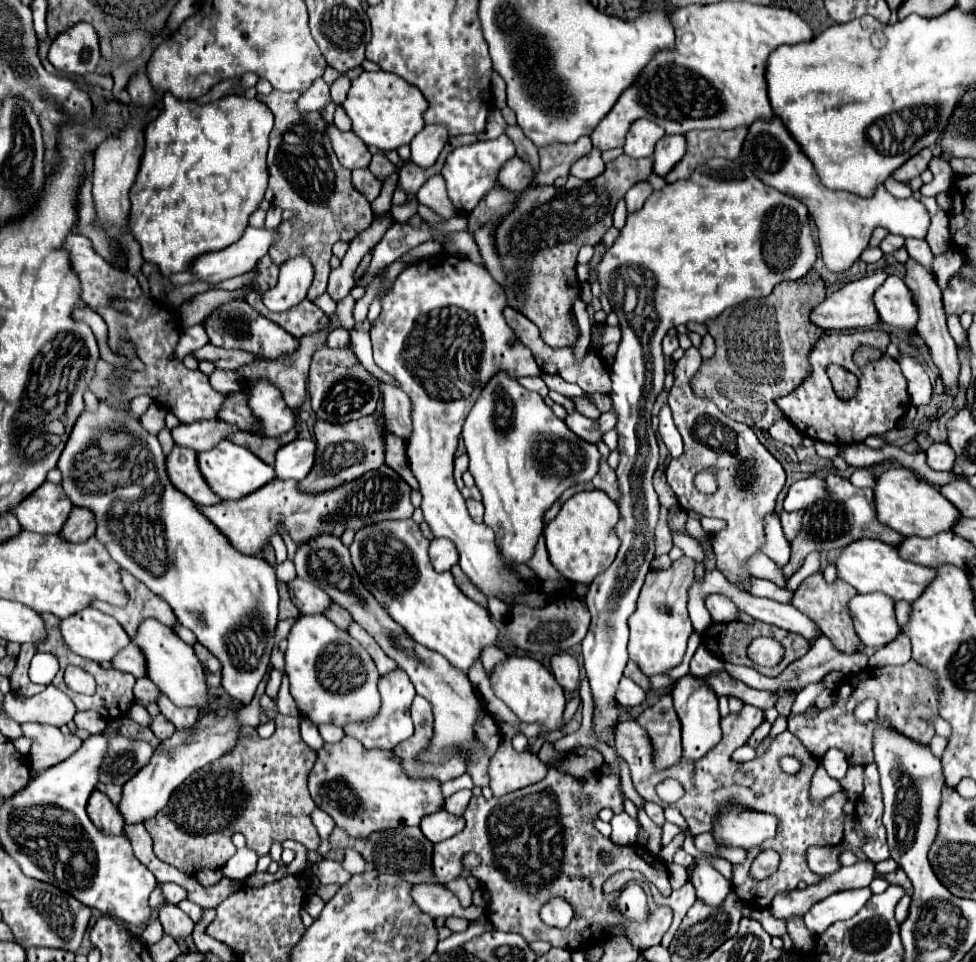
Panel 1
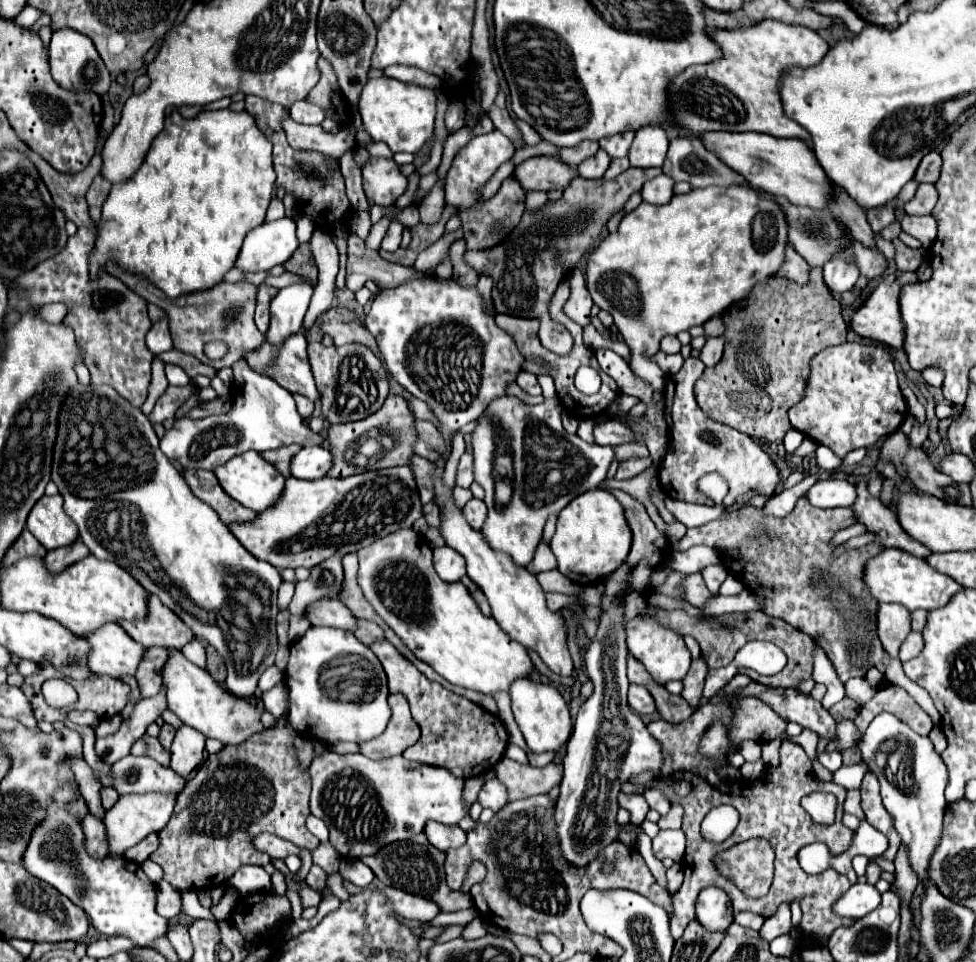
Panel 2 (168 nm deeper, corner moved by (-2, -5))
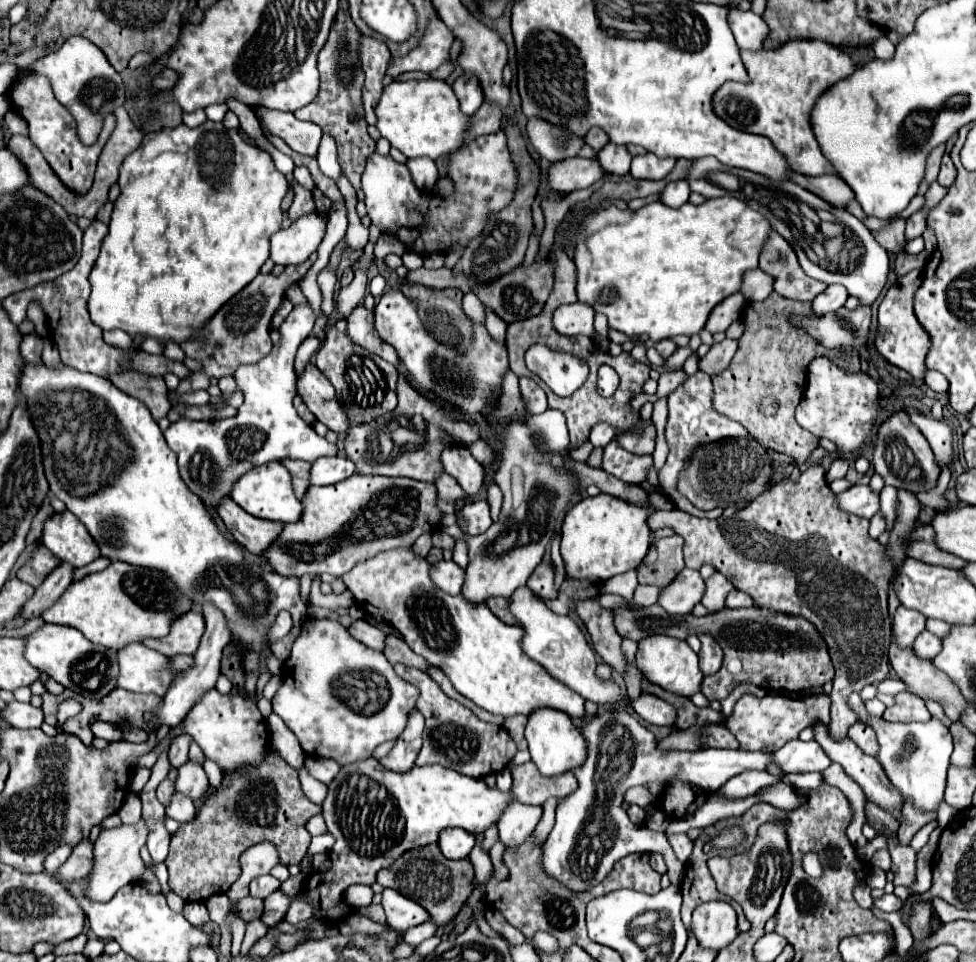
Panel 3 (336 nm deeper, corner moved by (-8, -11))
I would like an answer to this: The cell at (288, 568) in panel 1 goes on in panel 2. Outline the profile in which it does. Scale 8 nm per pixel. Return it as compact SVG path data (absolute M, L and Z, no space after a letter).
M284 581L282 587L280 587L280 591L278 591L278 609L280 609L280 611L288 609L292 595L294 595L294 585L288 583L288 581Z

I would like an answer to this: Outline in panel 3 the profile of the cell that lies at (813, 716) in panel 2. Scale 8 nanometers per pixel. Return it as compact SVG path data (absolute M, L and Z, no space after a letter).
M814 721L814 725L810 725L810 727L814 729L814 739L820 743L820 747L826 751L826 755L828 755L832 761L836 761L836 763L840 763L840 765L844 767L844 771L864 789L866 797L868 797L870 801L876 801L878 805L882 805L882 807L888 809L890 813L894 813L898 819L902 819L902 815L900 815L902 797L898 795L898 791L894 789L894 785L890 785L890 781L888 781L888 777L884 775L880 763L878 763L874 757L862 753L862 749L858 749L858 745L856 745L854 741L850 741L848 737L844 737L844 739L834 739L834 737L830 735L828 727L822 725L820 721Z

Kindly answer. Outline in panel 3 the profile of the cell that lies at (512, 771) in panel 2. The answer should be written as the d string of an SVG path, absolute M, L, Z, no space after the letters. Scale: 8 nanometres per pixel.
M532 761L514 767L512 779L512 795L526 805L542 805L548 797L562 799L578 787L578 781L572 773L544 777Z

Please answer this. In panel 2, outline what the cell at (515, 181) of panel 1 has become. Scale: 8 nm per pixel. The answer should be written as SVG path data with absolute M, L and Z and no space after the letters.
M548 155L526 159L524 163L516 165L514 173L526 191L566 189L570 181L576 177L570 165L566 165L558 157L548 157Z

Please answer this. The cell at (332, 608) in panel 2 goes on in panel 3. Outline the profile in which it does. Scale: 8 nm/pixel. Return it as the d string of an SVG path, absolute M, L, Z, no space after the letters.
M356 619L356 621L352 621L352 625L348 627L348 631L352 633L354 639L358 639L358 641L364 643L364 645L368 645L370 649L382 651L382 647L384 647L384 637L386 637L386 635L384 635L378 627L370 625L366 619Z

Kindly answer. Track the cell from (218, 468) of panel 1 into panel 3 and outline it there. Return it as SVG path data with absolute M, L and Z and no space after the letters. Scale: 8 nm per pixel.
M272 461L266 465L256 465L248 473L244 473L232 489L232 499L250 515L260 517L260 519L270 519L270 521L298 521L302 515L302 503L296 499L290 483L290 473L280 461Z

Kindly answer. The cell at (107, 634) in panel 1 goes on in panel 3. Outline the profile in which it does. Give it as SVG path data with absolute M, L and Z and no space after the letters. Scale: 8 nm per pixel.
M132 643L116 651L118 687L132 693L156 693L162 697L174 679L166 669L168 657L148 649L142 643Z

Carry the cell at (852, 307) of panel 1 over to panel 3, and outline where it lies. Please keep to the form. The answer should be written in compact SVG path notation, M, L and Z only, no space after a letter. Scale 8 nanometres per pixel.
M912 269L910 273L898 277L896 285L888 289L888 293L882 299L882 305L878 309L878 329L876 329L876 349L880 355L884 355L892 365L908 371L912 377L922 379L926 373L924 367L924 357L930 349L930 337L924 333L922 325L914 317L912 311L912 299L914 293L920 289L920 271Z

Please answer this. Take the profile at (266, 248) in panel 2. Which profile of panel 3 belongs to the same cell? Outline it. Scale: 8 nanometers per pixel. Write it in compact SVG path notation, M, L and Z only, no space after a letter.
M310 213L288 229L280 229L270 237L270 259L276 265L292 265L306 261L324 237L324 221L318 213Z

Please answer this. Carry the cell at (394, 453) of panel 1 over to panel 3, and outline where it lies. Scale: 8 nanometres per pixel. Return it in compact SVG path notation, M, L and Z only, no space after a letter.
M442 473L440 477L436 477L434 481L436 489L438 489L438 499L436 499L436 505L442 513L454 513L454 501L460 499L460 497L468 497L462 487L448 475L448 473Z

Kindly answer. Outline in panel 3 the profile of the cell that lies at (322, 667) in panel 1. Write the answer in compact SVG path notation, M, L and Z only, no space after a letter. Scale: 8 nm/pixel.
M308 619L292 647L290 659L284 663L284 683L272 699L272 707L308 755L328 757L340 765L348 765L368 759L380 743L396 739L406 727L408 713L416 707L416 697L418 689L402 681L380 651L356 641L346 627L334 619Z

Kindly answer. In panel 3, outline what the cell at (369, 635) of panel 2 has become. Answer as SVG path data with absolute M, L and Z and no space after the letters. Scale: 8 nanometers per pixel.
M386 635L386 649L382 653L390 663L404 663L408 667L416 667L422 671L426 671L426 667L428 667L424 657L416 655L402 639L398 639L394 635Z

